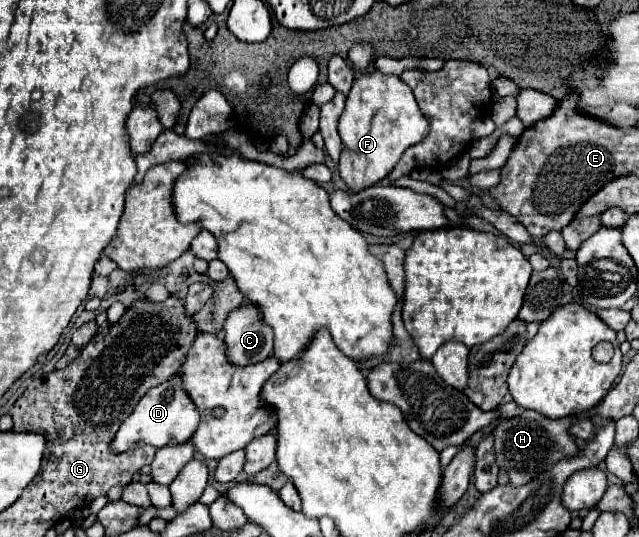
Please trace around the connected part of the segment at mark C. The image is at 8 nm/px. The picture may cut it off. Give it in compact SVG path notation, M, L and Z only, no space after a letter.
M240 306L224 320L224 344L234 366L258 364L272 356L274 332L260 320L258 308Z

